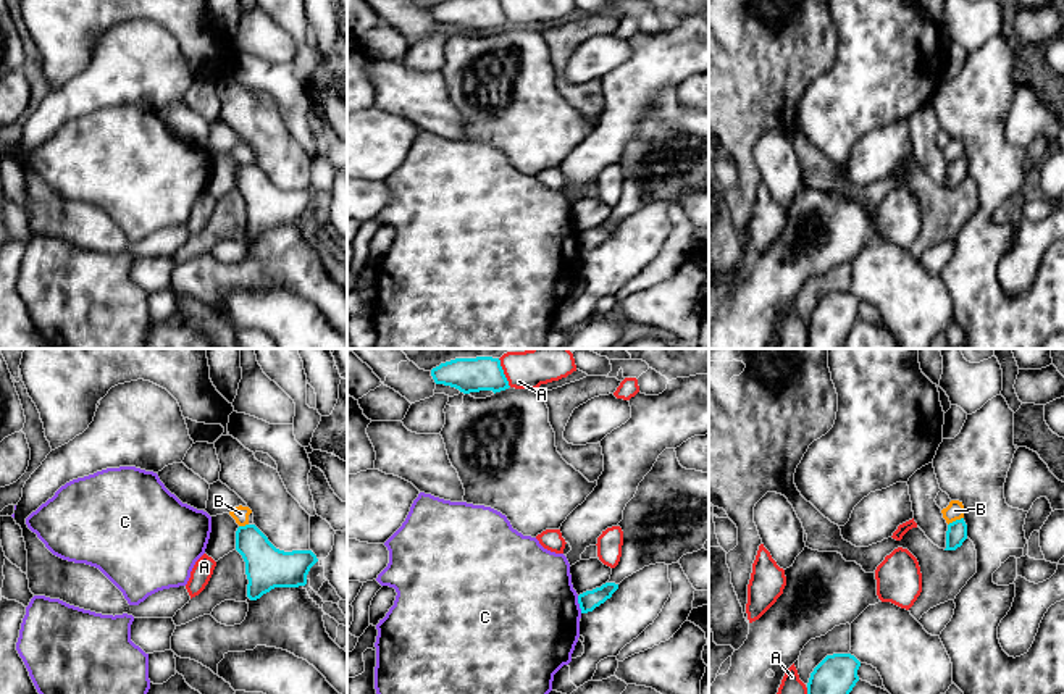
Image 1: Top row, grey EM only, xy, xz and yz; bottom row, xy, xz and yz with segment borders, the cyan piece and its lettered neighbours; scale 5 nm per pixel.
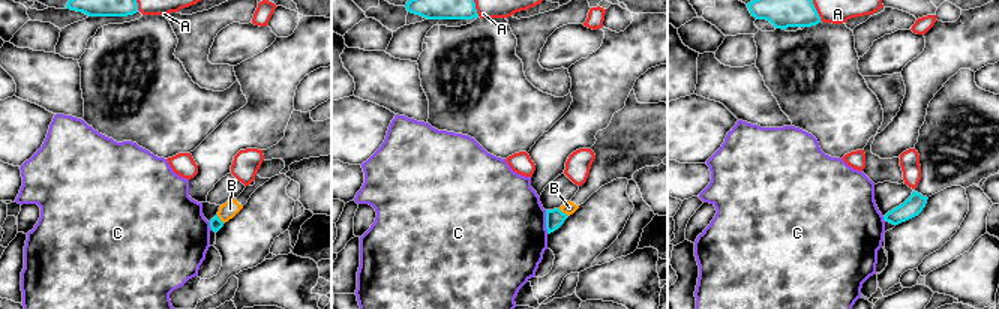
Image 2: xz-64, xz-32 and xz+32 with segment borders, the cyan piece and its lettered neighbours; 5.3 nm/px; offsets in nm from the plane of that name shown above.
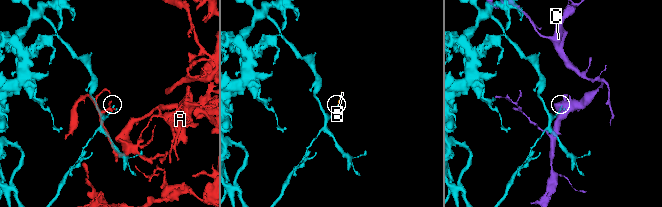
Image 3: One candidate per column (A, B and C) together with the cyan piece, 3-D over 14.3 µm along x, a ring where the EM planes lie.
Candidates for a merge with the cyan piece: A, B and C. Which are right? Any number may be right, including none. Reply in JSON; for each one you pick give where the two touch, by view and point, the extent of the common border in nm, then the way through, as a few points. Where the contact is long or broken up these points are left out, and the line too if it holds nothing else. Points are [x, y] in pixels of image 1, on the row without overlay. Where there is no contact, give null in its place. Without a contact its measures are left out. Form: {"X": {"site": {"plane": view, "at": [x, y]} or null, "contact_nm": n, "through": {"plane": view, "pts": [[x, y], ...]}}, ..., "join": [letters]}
{"join": []}

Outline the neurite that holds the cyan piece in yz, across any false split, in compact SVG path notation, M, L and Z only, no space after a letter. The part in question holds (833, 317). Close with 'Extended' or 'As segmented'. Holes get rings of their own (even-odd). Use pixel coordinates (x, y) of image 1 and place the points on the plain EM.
M851 292L827 294L807 321L809 349L844 349L849 331L859 320L861 300Z. As segmented

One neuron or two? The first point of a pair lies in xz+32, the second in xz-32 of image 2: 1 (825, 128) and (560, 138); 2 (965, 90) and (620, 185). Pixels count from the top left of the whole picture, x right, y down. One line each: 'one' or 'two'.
1: two
2: two

